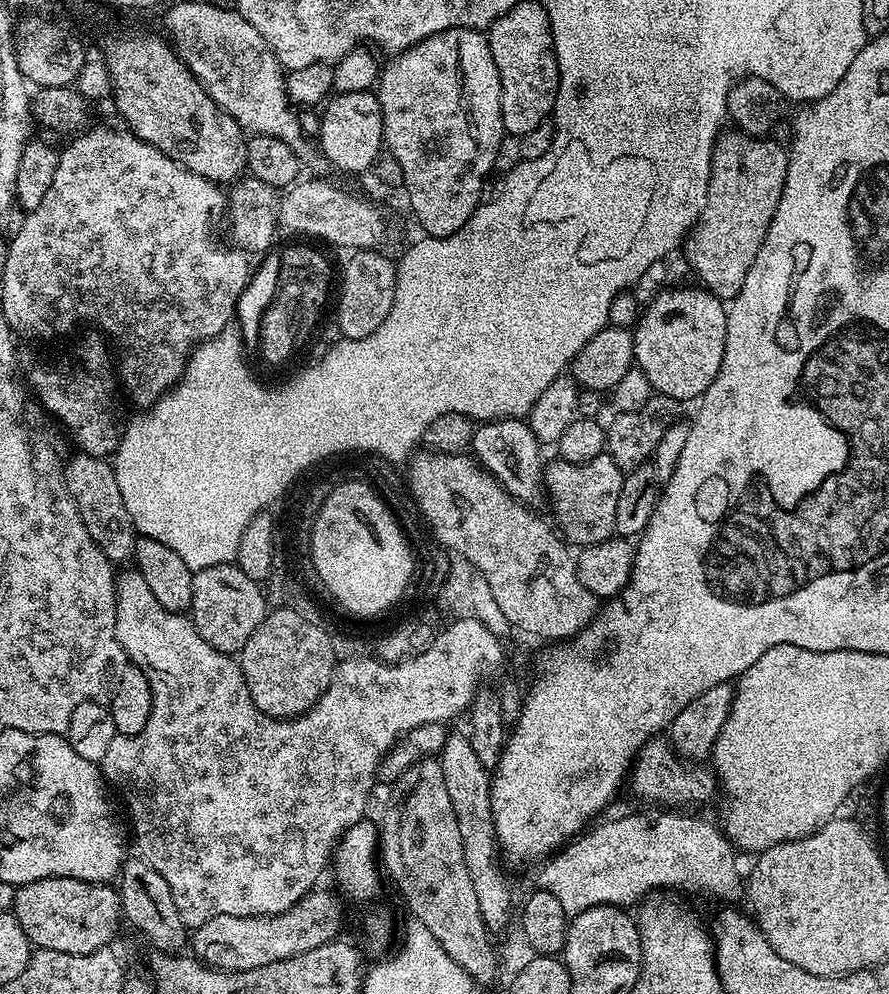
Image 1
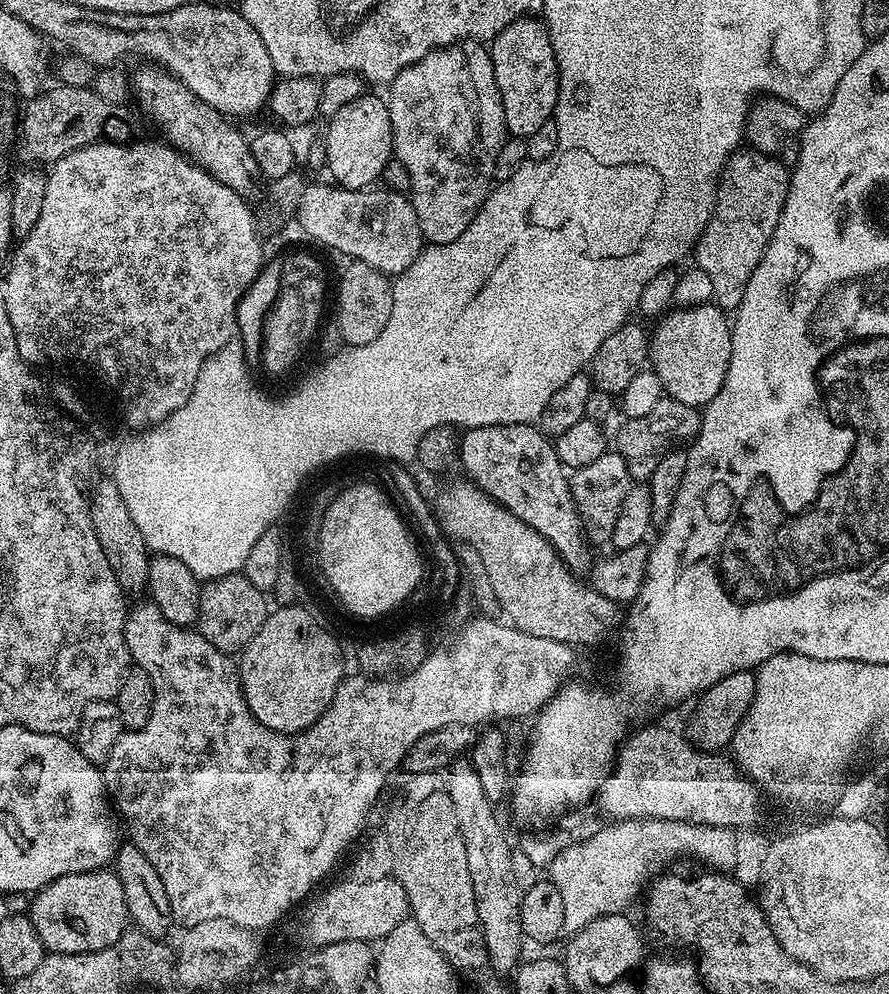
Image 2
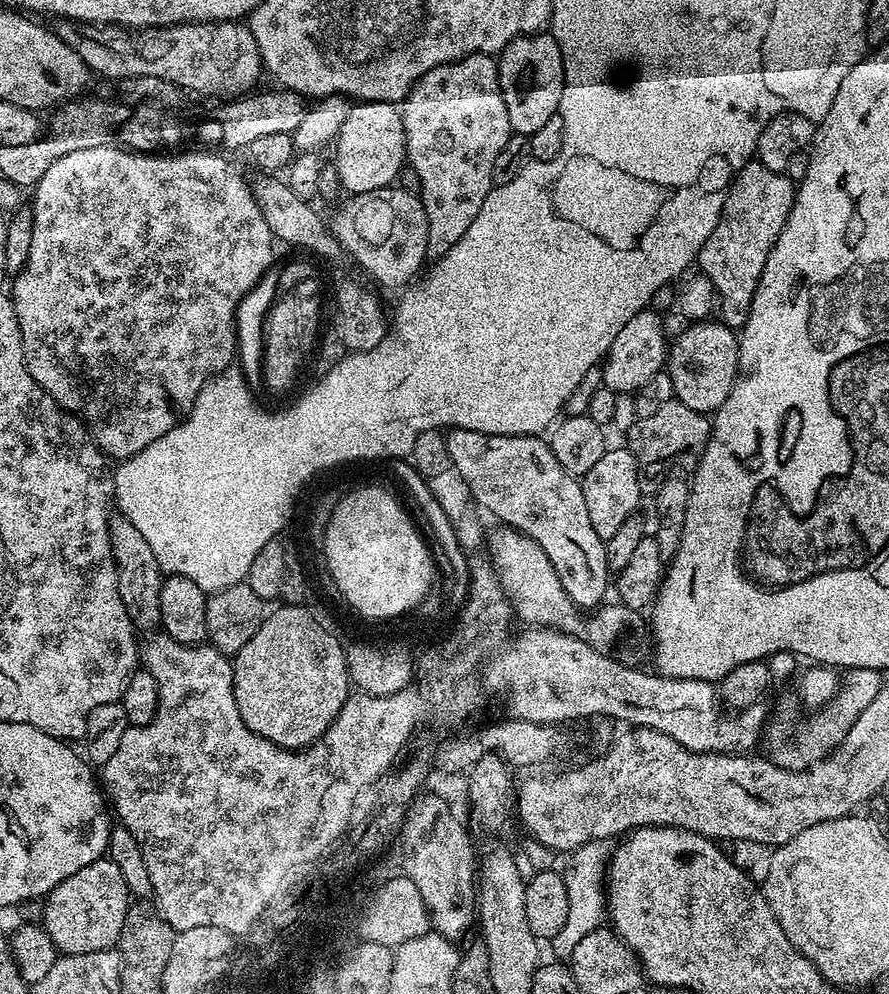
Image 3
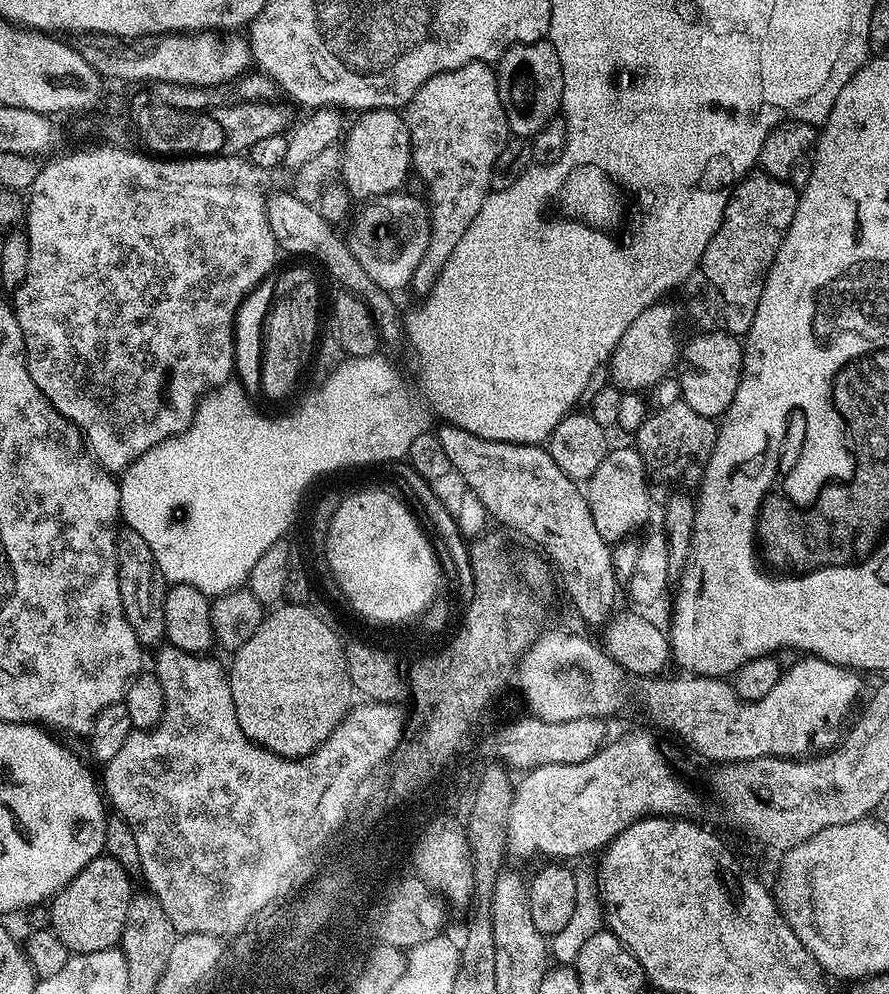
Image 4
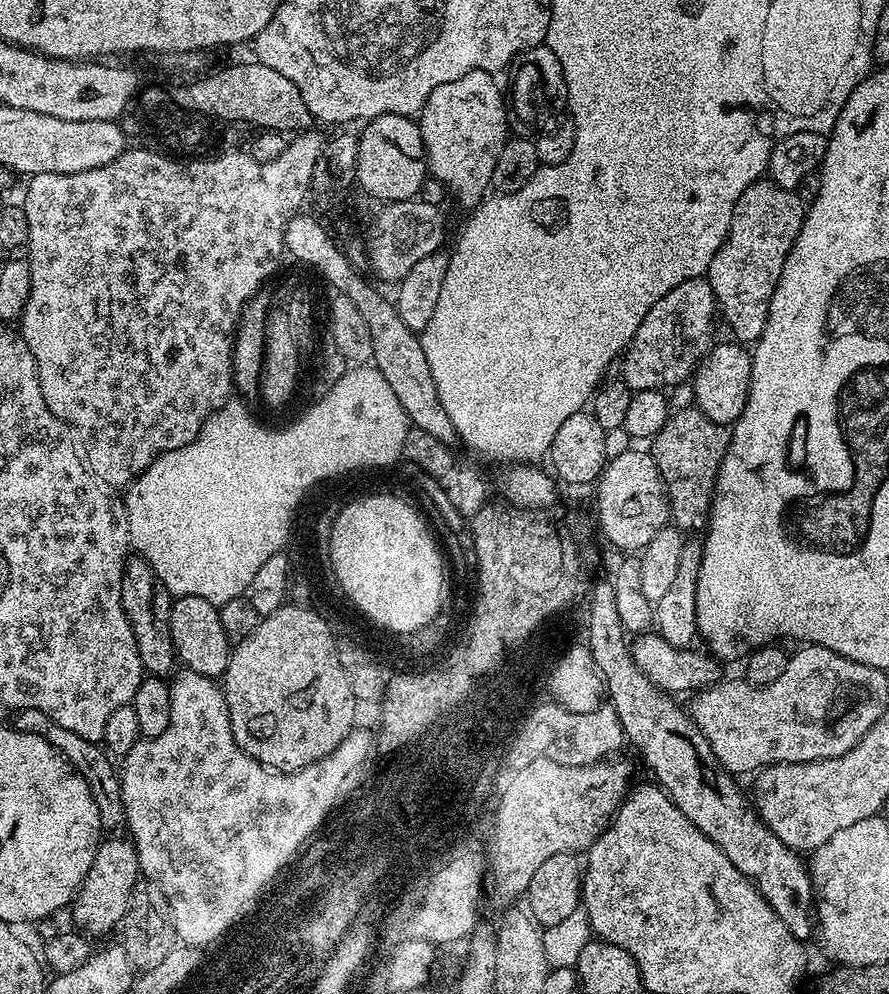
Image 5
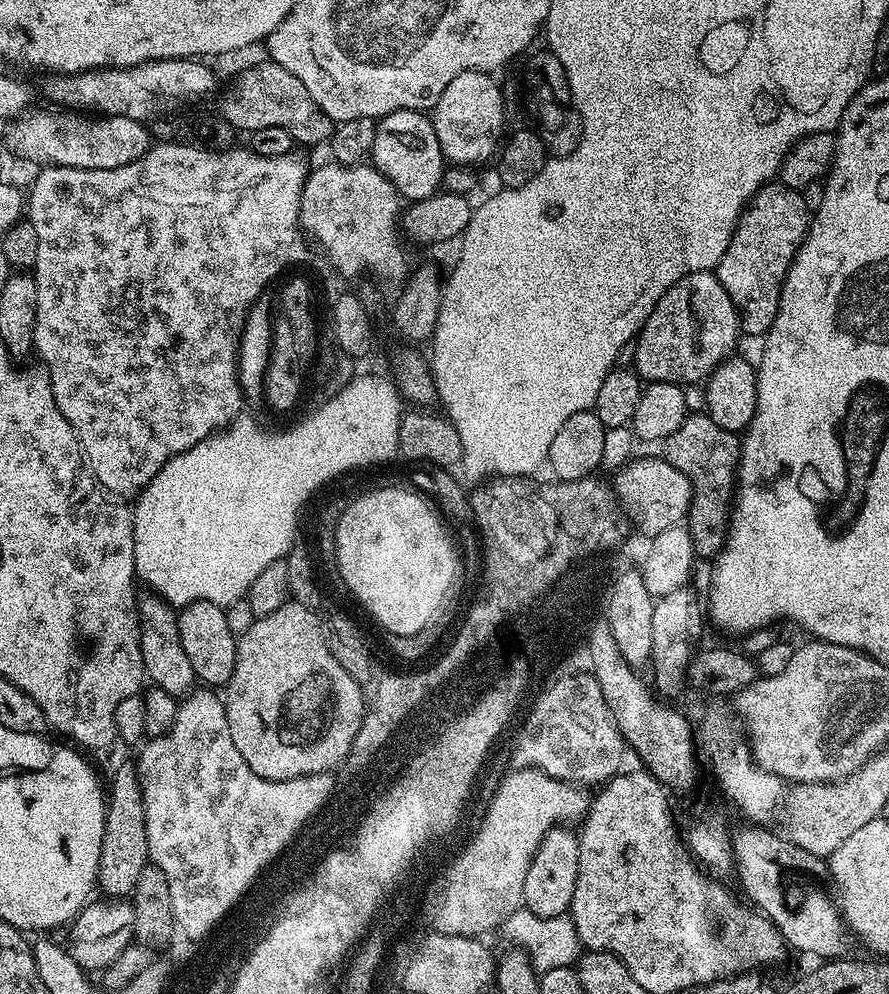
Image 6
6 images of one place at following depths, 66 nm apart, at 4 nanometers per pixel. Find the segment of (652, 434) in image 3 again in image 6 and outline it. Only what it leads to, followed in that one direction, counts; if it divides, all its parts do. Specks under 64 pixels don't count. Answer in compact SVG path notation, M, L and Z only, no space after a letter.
M688 414L666 439L663 459L686 474L692 483L692 504L688 508L686 527L692 533L697 557L715 558L724 547L741 447L737 433L722 430L722 426L718 426L718 422L711 420L707 414Z

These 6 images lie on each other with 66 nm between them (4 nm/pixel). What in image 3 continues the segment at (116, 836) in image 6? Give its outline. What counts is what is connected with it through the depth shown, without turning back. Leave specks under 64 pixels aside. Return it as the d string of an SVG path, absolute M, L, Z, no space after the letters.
M101 858L90 862L90 866L82 866L78 874L70 874L66 882L58 882L43 904L42 927L53 940L57 953L73 956L106 952L120 943L122 922L126 922L130 907L130 893L122 870L118 870L112 860Z

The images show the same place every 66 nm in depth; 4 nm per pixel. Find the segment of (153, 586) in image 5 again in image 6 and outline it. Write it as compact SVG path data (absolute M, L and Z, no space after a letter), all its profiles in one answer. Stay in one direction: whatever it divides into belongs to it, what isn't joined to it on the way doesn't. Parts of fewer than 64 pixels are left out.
M155 594L141 595L138 600L140 618L140 645L144 662L145 677L155 687L166 690L166 694L183 698L197 687L194 666L190 666L190 657L182 646L182 638L178 634L178 612L167 600Z

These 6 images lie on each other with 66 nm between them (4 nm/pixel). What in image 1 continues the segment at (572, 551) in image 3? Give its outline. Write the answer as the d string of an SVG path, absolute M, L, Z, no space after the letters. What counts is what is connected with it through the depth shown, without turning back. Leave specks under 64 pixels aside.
M505 418L481 423L473 431L471 455L477 464L494 477L515 500L523 504L535 505L539 496L545 495L544 469L546 459L542 453L542 445L530 430L527 422L520 418Z

